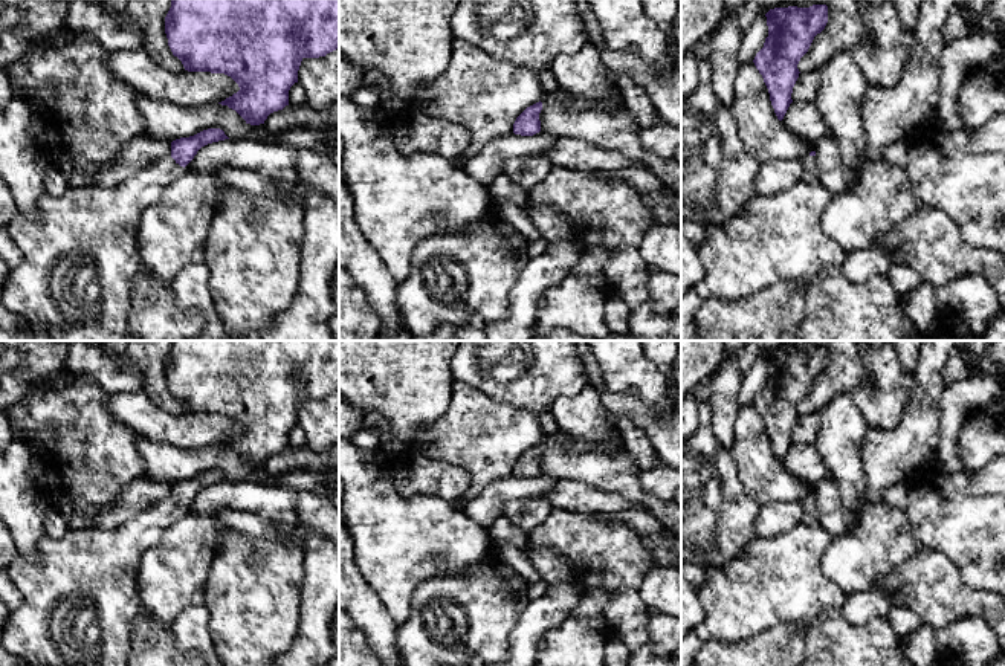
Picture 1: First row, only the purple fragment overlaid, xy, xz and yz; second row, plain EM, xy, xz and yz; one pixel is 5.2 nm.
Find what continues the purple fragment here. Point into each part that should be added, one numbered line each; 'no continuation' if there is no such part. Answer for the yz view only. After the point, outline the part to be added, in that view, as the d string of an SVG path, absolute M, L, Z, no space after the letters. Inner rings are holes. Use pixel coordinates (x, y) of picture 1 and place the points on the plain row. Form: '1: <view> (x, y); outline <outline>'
1: yz (811, 517); outline M805 496L803 500L800 500L802 506L803 506L803 518L802 518L802 524L806 525L819 525L820 524L820 513L816 504L816 498L809 498Z

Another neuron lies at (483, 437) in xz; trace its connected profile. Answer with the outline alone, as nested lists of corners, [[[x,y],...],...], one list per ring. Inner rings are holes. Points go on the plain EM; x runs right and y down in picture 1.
[[[455,380],[448,411],[420,431],[414,449],[469,474],[469,489],[454,504],[461,510],[489,483],[513,475],[516,460],[545,435],[539,414],[498,403],[475,386]]]

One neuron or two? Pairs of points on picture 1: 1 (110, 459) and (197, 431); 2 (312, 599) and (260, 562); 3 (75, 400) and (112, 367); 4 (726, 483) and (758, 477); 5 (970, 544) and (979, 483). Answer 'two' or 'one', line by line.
1: two
2: two
3: two
4: two
5: two

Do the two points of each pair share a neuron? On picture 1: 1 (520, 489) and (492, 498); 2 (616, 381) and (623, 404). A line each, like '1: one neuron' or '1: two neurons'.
1: one neuron
2: two neurons

